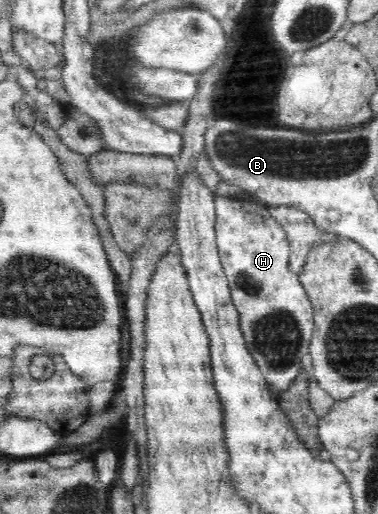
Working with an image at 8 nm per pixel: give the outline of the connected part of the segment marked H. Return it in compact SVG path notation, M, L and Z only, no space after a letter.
M215 198L216 246L226 278L231 288L233 303L240 315L240 328L247 349L255 358L258 368L270 388L287 391L303 369L302 359L309 354L309 345L314 335L313 306L298 273L289 269L290 247L283 226L271 216L269 208L253 199Z

